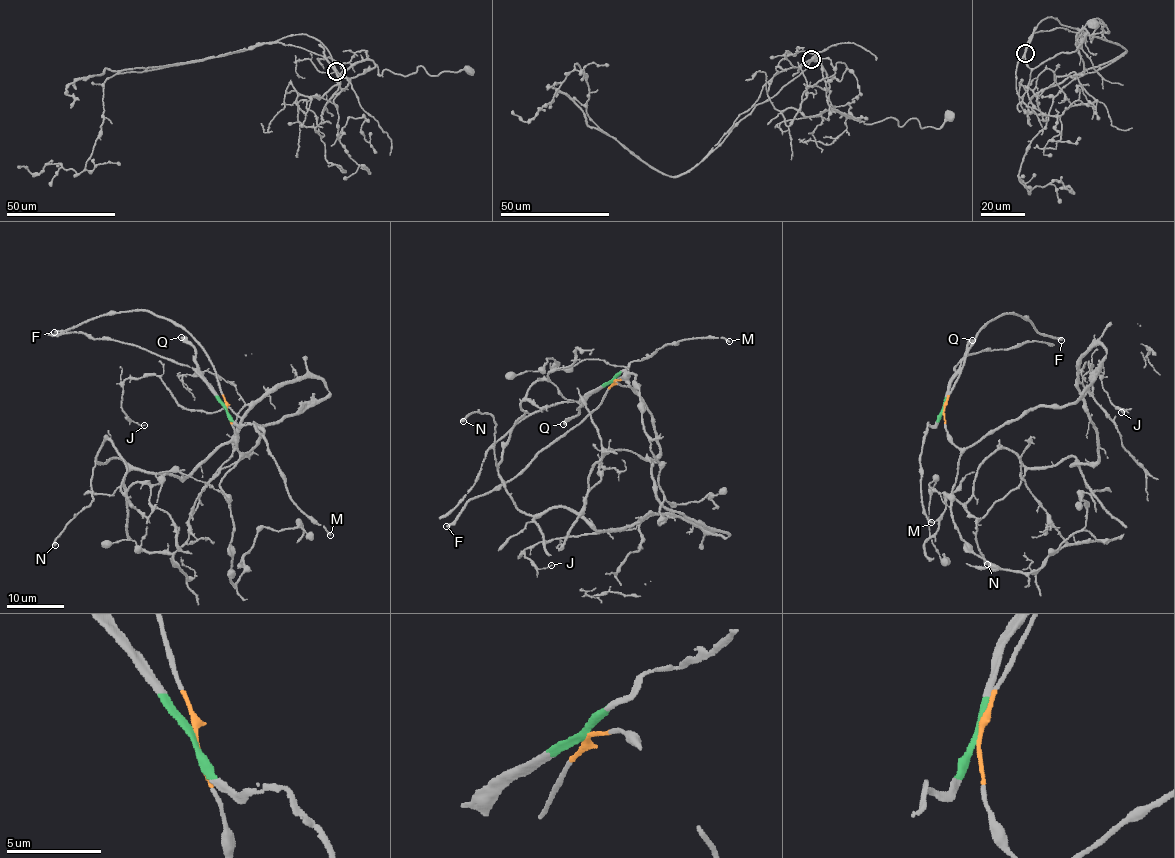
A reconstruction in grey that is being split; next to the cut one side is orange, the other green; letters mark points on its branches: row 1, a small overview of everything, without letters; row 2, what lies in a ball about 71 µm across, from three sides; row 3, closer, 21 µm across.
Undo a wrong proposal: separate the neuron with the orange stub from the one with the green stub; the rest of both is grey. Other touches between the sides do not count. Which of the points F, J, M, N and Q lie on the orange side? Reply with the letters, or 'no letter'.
F, J, N

